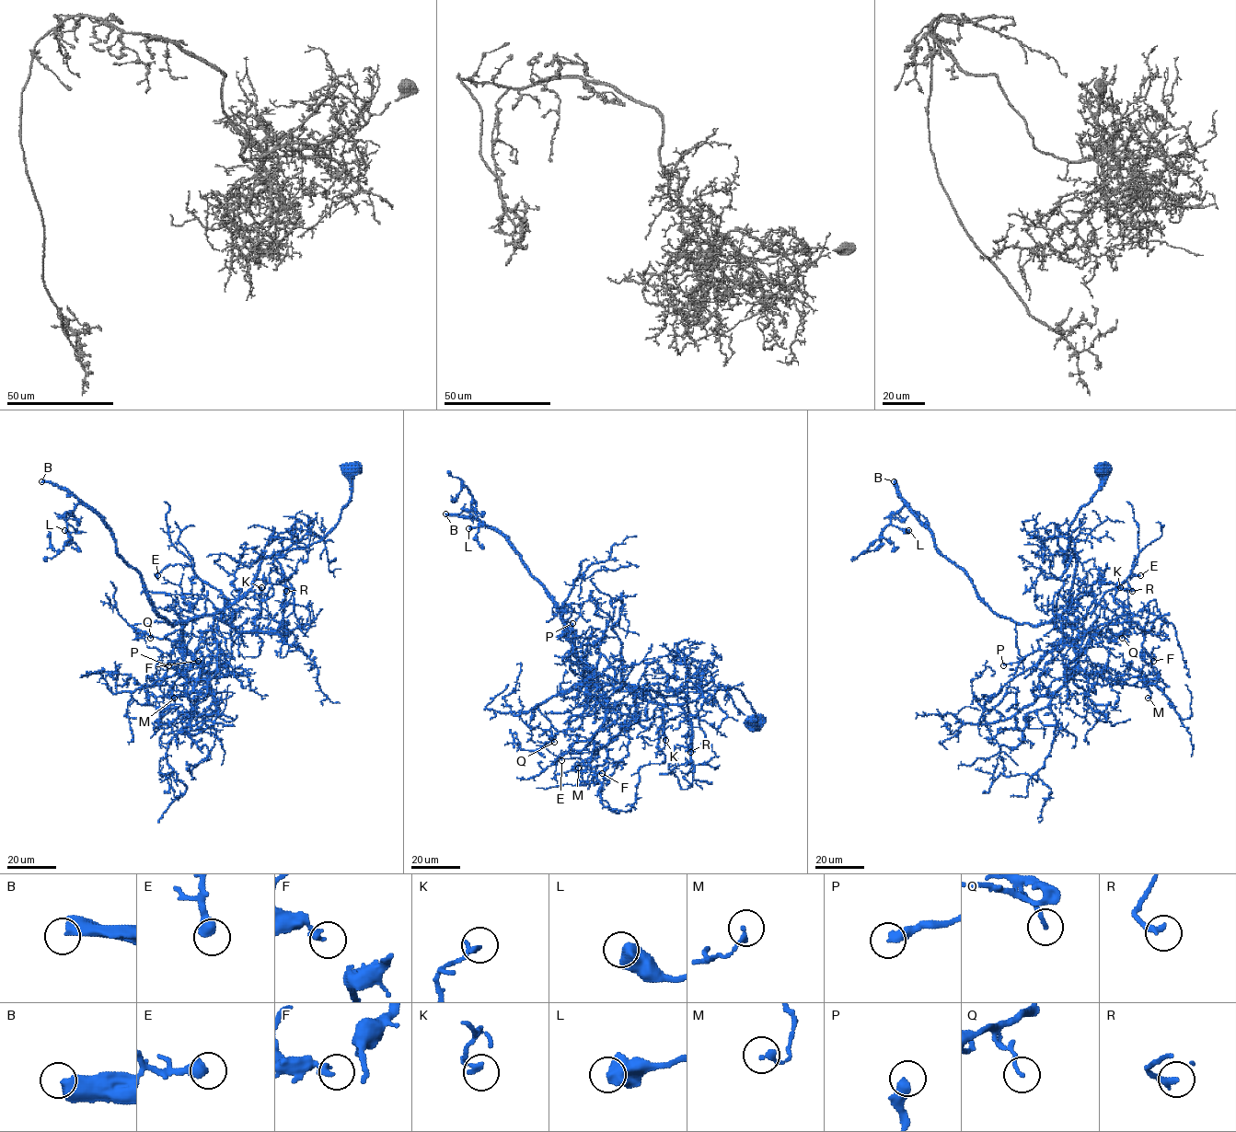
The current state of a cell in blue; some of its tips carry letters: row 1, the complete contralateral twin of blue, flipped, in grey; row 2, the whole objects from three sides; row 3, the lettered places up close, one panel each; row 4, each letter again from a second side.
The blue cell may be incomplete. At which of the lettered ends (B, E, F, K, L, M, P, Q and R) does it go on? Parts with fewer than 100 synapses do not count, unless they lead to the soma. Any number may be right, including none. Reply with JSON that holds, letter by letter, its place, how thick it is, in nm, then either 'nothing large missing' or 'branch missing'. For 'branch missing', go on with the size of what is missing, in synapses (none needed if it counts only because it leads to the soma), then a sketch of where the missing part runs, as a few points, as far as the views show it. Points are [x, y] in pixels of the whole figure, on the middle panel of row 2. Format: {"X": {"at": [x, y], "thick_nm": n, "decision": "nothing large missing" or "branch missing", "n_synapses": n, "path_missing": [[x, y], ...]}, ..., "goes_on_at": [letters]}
{"B": {"at": [445, 514], "thick_nm": 550, "decision": "branch missing", "n_synapses": 1500}, "E": {"at": [561, 760], "thick_nm": 480, "decision": "nothing large missing"}, "F": {"at": [602, 773], "thick_nm": 280, "decision": "nothing large missing"}, "K": {"at": [665, 740], "thick_nm": 240, "decision": "nothing large missing"}, "L": {"at": [468, 528], "thick_nm": 750, "decision": "nothing large missing"}, "M": {"at": [578, 768], "thick_nm": 190, "decision": "nothing large missing"}, "P": {"at": [572, 623], "thick_nm": 400, "decision": "nothing large missing"}, "Q": {"at": [554, 742], "thick_nm": 140, "decision": "nothing large missing"}, "R": {"at": [690, 752], "thick_nm": 280, "decision": "nothing large missing"}, "goes_on_at": ["B"]}

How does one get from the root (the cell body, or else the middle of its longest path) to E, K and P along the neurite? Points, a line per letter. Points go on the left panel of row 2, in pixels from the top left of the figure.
E: (350, 471), (340, 522), (266, 557), (215, 615), (229, 622), (227, 599), (190, 567), (157, 575)
K: (350, 471), (340, 522), (306, 547), (266, 557), (252, 586), (215, 616), (238, 631), (258, 631), (261, 587)
P: (350, 471), (340, 522), (306, 547), (266, 557), (242, 595), (191, 617), (179, 639), (183, 654), (168, 665)

